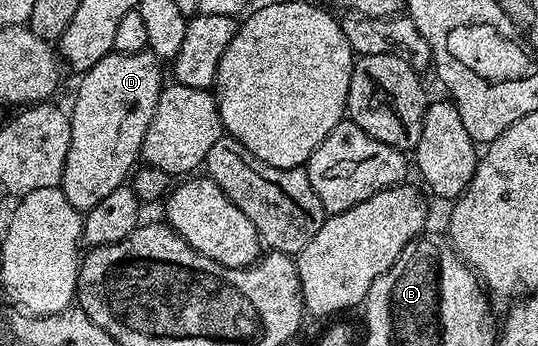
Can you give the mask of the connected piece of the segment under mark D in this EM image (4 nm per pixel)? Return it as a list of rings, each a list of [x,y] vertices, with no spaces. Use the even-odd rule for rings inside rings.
[[[148,50],[133,54],[119,54],[112,51],[102,57],[93,68],[82,73],[73,108],[71,107],[69,112],[71,119],[70,146],[59,185],[67,200],[77,211],[91,210],[105,196],[109,196],[114,188],[124,185],[126,178],[134,169],[142,151],[148,124],[156,112],[156,105],[159,103],[163,87],[161,66],[160,59]]]

